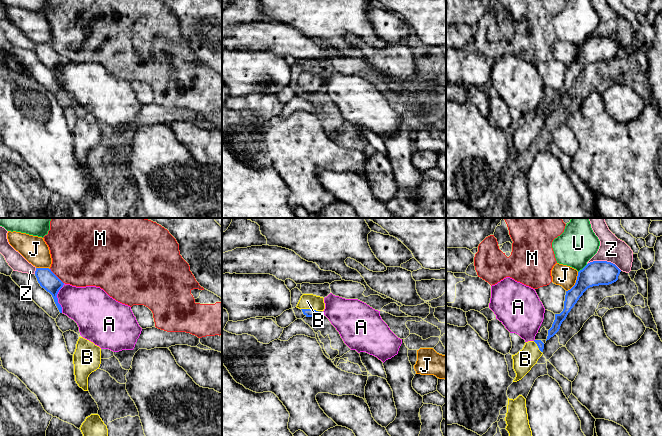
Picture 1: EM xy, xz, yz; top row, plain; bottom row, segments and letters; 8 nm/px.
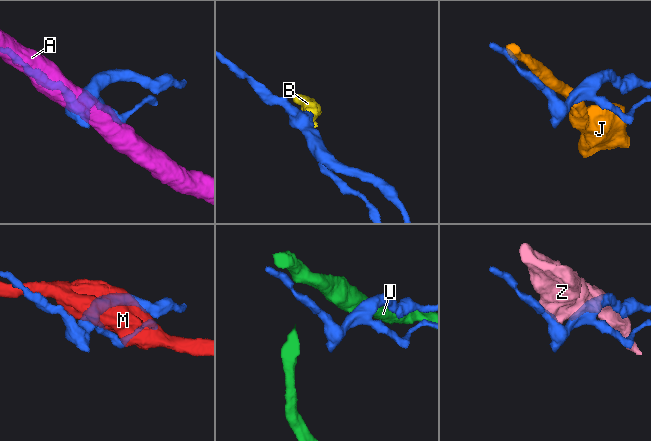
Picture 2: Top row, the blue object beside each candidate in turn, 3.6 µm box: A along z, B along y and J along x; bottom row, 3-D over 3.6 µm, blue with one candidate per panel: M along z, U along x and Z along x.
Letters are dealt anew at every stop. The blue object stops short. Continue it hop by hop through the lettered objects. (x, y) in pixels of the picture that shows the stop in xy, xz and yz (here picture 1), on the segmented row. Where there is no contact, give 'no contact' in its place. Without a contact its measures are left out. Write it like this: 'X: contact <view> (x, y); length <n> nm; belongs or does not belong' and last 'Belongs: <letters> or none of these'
A: contact xy (57, 298); length 240 nm; does not belong
B: contact xz (309, 309); length 140 nm; belongs
J: contact yz (576, 282); length 190 nm; does not belong
M: contact xy (56, 276); length 170 nm; does not belong
U: contact yz (583, 268); length 100 nm; does not belong
Z: contact yz (604, 261); length 280 nm; does not belong
Belongs: B

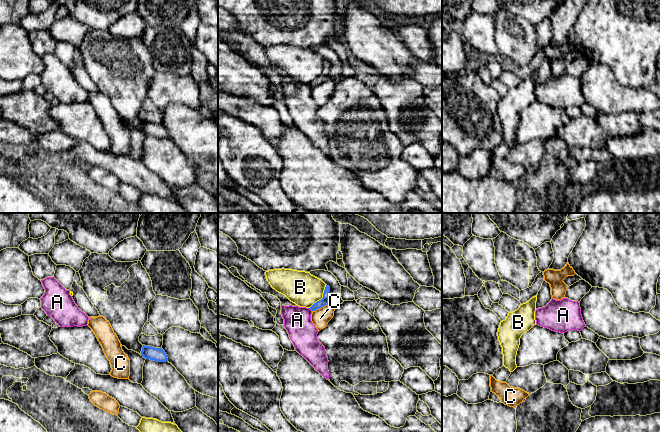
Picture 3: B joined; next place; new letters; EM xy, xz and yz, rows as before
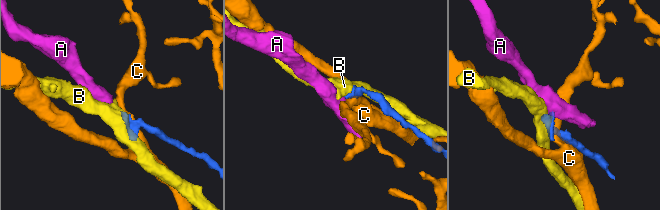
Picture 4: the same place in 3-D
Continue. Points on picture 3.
A: contact xz (310, 309); length 40 nm; does not belong
B: contact xz (322, 298); length 240 nm; does not belong
C: contact xz (320, 307); length 150 nm; does not belong
Belongs: none of these

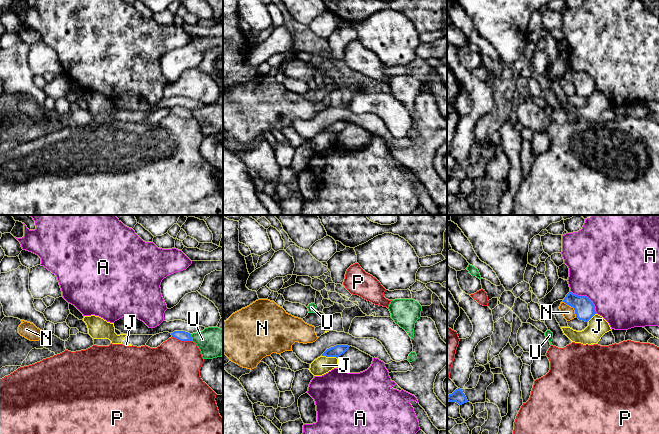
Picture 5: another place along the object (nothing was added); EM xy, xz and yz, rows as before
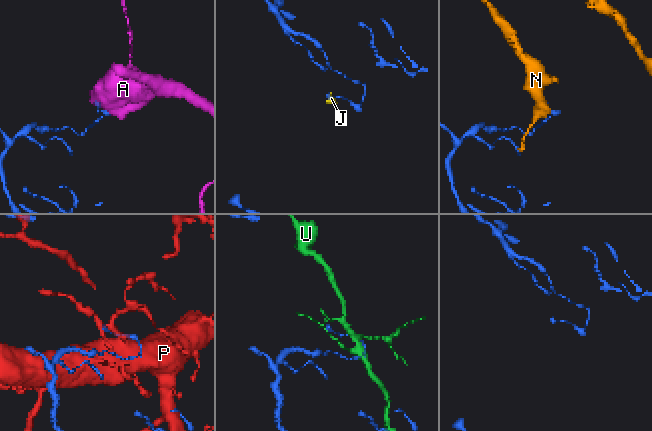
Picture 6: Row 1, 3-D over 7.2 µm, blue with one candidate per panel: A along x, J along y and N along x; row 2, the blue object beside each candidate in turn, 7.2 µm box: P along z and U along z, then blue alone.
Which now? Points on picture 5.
A: contact yz (587, 297); length 280 nm; does not belong
J: contact xz (329, 356); length 120 nm; does not belong
N: contact yz (572, 306); length 170 nm; does not belong
P: contact xy (182, 340); length 170 nm; does not belong
U: contact xy (191, 337); length 60 nm; does not belong
Belongs: none of these

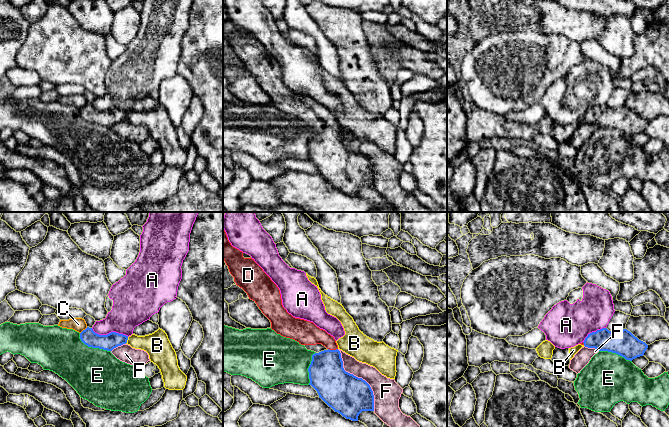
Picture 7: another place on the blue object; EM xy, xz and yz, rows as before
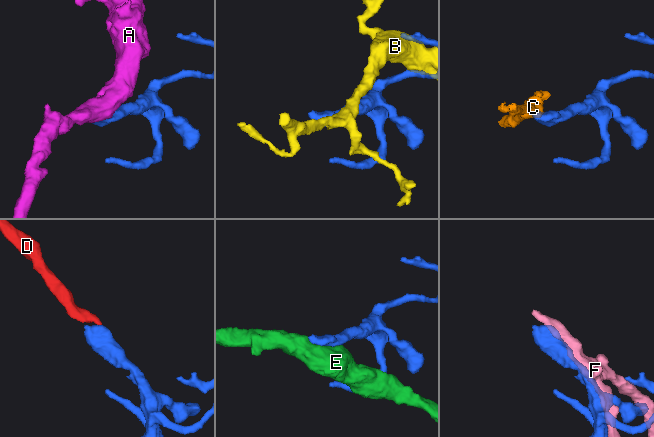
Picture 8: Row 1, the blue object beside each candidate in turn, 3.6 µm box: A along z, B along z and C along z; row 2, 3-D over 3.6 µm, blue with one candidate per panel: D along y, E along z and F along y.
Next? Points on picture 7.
A: contact xy (110, 333); length 320 nm; does not belong
B: contact xy (127, 339); length 60 nm; does not belong
C: contact xy (83, 330); length 80 nm; does not belong
D: contact xz (333, 350); length 80 nm; belongs
E: contact xy (92, 347); length 300 nm; does not belong
F: contact xz (359, 378); length 600 nm; does not belong
Belongs: D

